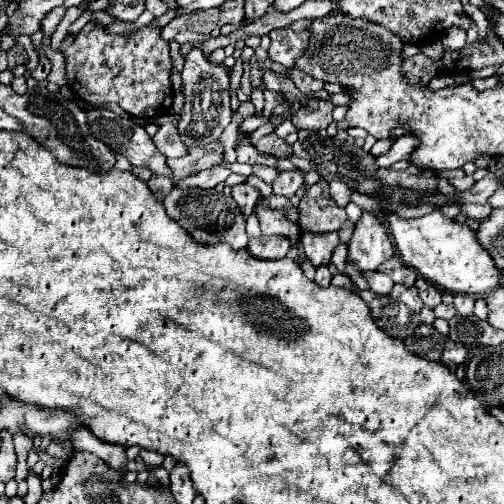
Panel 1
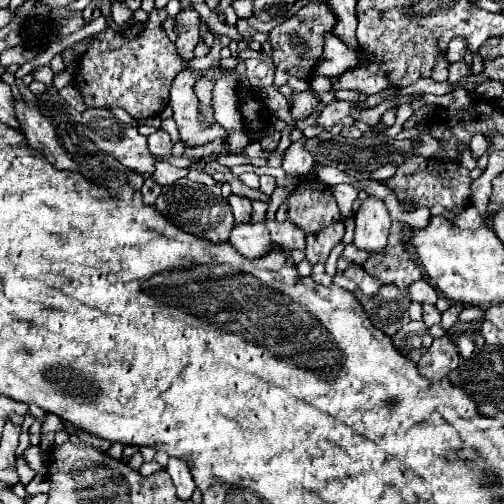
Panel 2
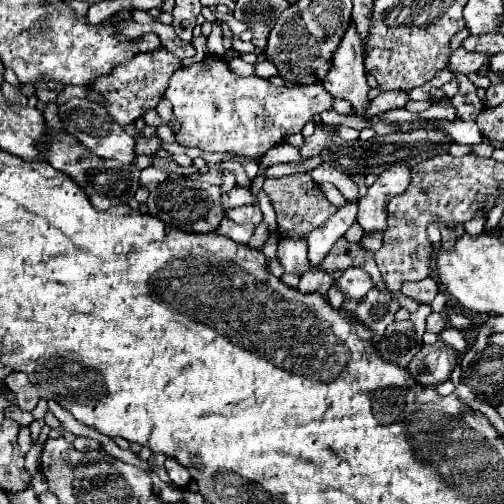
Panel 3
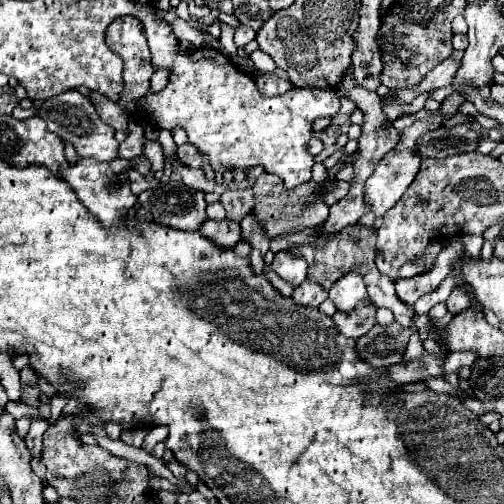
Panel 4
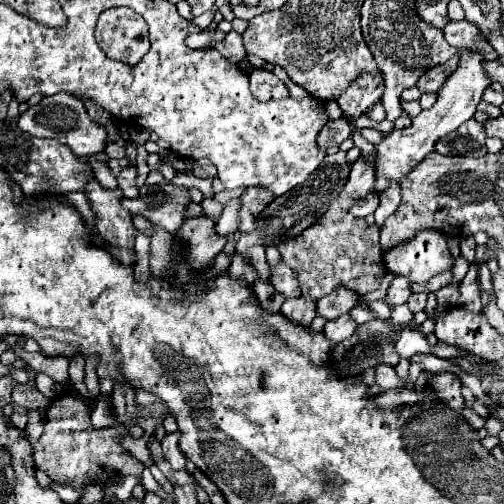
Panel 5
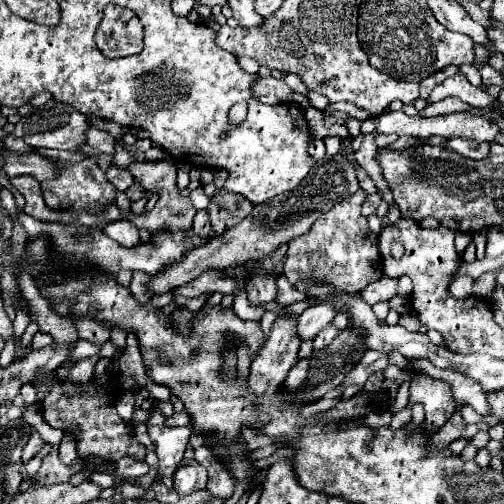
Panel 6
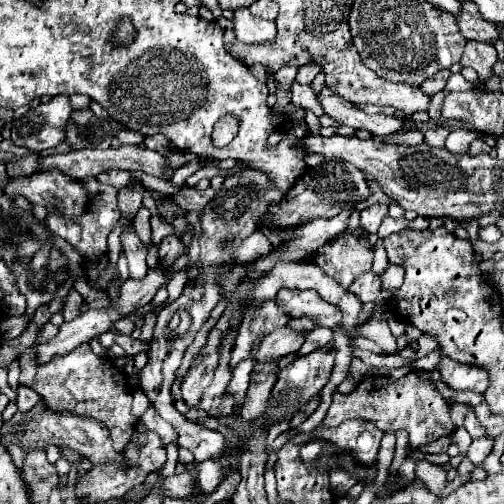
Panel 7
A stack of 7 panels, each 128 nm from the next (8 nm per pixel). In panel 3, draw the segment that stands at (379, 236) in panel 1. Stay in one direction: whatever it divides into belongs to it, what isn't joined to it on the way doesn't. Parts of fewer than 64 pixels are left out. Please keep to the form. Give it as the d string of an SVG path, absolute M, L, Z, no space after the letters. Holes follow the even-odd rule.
M394 164L378 176L378 180L368 188L368 194L358 200L356 222L364 228L364 234L386 230L388 200L404 192L408 184L410 184L410 170L406 164Z

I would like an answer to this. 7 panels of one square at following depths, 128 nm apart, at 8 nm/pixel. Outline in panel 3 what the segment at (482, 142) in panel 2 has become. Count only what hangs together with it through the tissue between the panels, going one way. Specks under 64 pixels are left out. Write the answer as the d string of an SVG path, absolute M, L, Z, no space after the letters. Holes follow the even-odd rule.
M460 119L454 121L438 120L438 122L428 122L426 126L434 126L434 124L440 124L442 128L446 128L458 144L480 144L484 140L484 136L480 134L474 120L472 122L464 122Z

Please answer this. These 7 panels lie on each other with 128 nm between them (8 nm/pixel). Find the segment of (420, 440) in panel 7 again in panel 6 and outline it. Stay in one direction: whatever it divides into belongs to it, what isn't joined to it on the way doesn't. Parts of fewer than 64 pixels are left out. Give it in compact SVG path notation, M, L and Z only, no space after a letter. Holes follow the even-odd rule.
M428 374L414 376L410 384L410 404L422 402L426 410L426 428L428 432L438 430L448 418L456 412L458 402L450 390L450 384L444 380L434 380Z

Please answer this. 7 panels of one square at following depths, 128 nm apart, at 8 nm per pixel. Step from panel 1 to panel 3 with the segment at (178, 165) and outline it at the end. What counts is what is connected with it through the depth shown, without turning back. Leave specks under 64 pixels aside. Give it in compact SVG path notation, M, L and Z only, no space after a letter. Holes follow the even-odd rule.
M146 168L146 170L142 170L142 176L140 176L140 184L142 186L146 186L148 190L152 190L152 188L156 188L160 182L164 182L168 178L168 174L166 172L162 172L162 170L156 170L156 168Z

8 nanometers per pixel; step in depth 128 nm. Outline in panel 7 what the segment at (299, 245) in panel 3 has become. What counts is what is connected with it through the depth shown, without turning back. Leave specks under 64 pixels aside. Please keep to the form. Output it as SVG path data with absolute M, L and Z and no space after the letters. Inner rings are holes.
M284 288L276 294L276 302L292 318L310 318L320 326L328 326L332 330L338 328L342 318L340 310L324 302L316 292L300 292Z

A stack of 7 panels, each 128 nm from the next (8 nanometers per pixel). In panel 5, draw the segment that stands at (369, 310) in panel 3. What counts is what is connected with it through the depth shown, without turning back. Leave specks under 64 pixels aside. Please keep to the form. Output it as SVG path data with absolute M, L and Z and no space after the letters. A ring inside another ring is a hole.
M344 314L334 320L328 320L324 326L324 334L328 336L328 340L338 344L340 340L346 340L348 336L352 336L356 332L356 328L358 328L358 324L348 314Z

